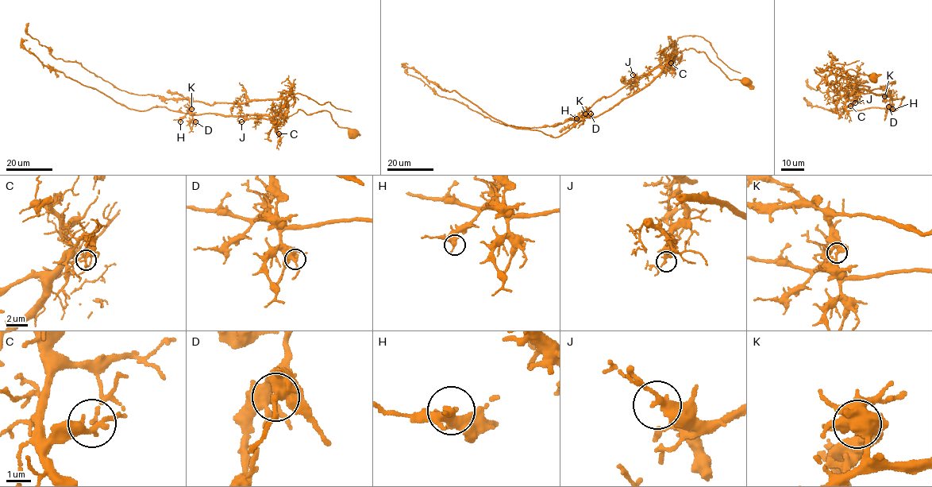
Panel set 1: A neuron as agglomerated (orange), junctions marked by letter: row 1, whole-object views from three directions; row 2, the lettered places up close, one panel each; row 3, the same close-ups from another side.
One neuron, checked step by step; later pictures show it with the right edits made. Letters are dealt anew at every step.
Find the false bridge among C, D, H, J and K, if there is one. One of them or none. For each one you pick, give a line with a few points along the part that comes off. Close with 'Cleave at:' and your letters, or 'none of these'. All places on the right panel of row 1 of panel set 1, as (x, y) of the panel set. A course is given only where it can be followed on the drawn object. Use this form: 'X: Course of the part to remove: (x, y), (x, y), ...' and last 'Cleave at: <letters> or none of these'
K: Course of the part to remove: (884, 96), (885, 87), (890, 90), (888, 97), (858, 91), (843, 97), (823, 92), (808, 85), (807, 79)
Cleave at: K

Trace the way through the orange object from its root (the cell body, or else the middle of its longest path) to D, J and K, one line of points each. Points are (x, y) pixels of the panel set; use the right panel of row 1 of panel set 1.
D: (873, 78), (851, 69), (830, 83), (836, 89), (849, 94), (856, 89), (887, 94), (890, 98), (888, 106)
J: (873, 78), (851, 69), (840, 74), (835, 83), (831, 82), (836, 89), (853, 95), (855, 102)
K: (873, 78), (851, 69), (830, 83), (847, 93), (862, 89), (885, 94), (890, 100), (884, 96)

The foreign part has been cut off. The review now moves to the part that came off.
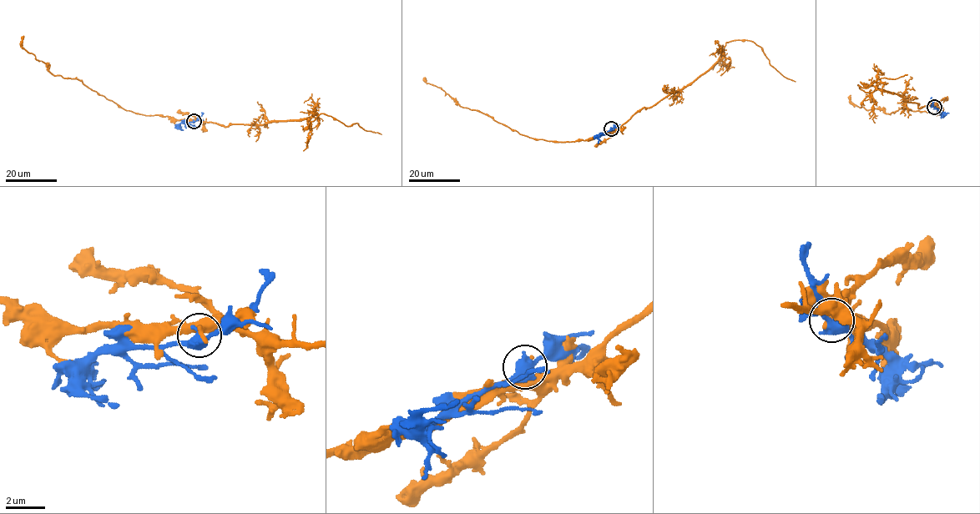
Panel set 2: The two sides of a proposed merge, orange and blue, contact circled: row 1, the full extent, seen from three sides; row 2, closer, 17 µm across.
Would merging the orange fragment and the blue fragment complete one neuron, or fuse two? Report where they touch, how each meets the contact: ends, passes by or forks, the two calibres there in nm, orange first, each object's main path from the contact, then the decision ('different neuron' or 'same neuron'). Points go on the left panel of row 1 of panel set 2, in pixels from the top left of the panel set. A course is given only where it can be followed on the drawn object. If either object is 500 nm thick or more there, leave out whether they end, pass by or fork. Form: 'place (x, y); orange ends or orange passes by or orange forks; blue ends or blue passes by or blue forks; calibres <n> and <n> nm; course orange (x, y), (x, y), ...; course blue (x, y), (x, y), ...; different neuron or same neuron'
place (194, 121); orange ends; blue passes by; calibres 340 and 480 nm; course orange (194, 120), (225, 127), (263, 124), (305, 118), (312, 121), (321, 113), (346, 125), (356, 123), (381, 133); course blue (194, 121), (180, 123), (179, 128), (183, 130); different neuron

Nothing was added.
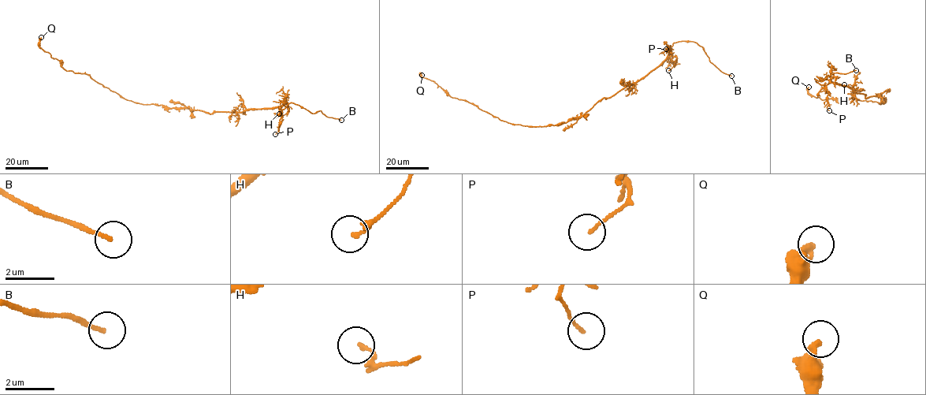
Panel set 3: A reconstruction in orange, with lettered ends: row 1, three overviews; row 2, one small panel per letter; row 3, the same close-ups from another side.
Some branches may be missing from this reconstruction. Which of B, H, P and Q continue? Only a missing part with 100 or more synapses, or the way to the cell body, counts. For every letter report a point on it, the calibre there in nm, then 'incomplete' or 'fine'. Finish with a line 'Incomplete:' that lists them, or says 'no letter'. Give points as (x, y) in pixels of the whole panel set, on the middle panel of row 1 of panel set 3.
B: at (731, 76); 130 nm thick; incomplete
H: at (668, 70); 120 nm thick; fine
P: at (666, 49); 110 nm thick; fine
Q: at (422, 75); 280 nm thick; fine
Incomplete: B

